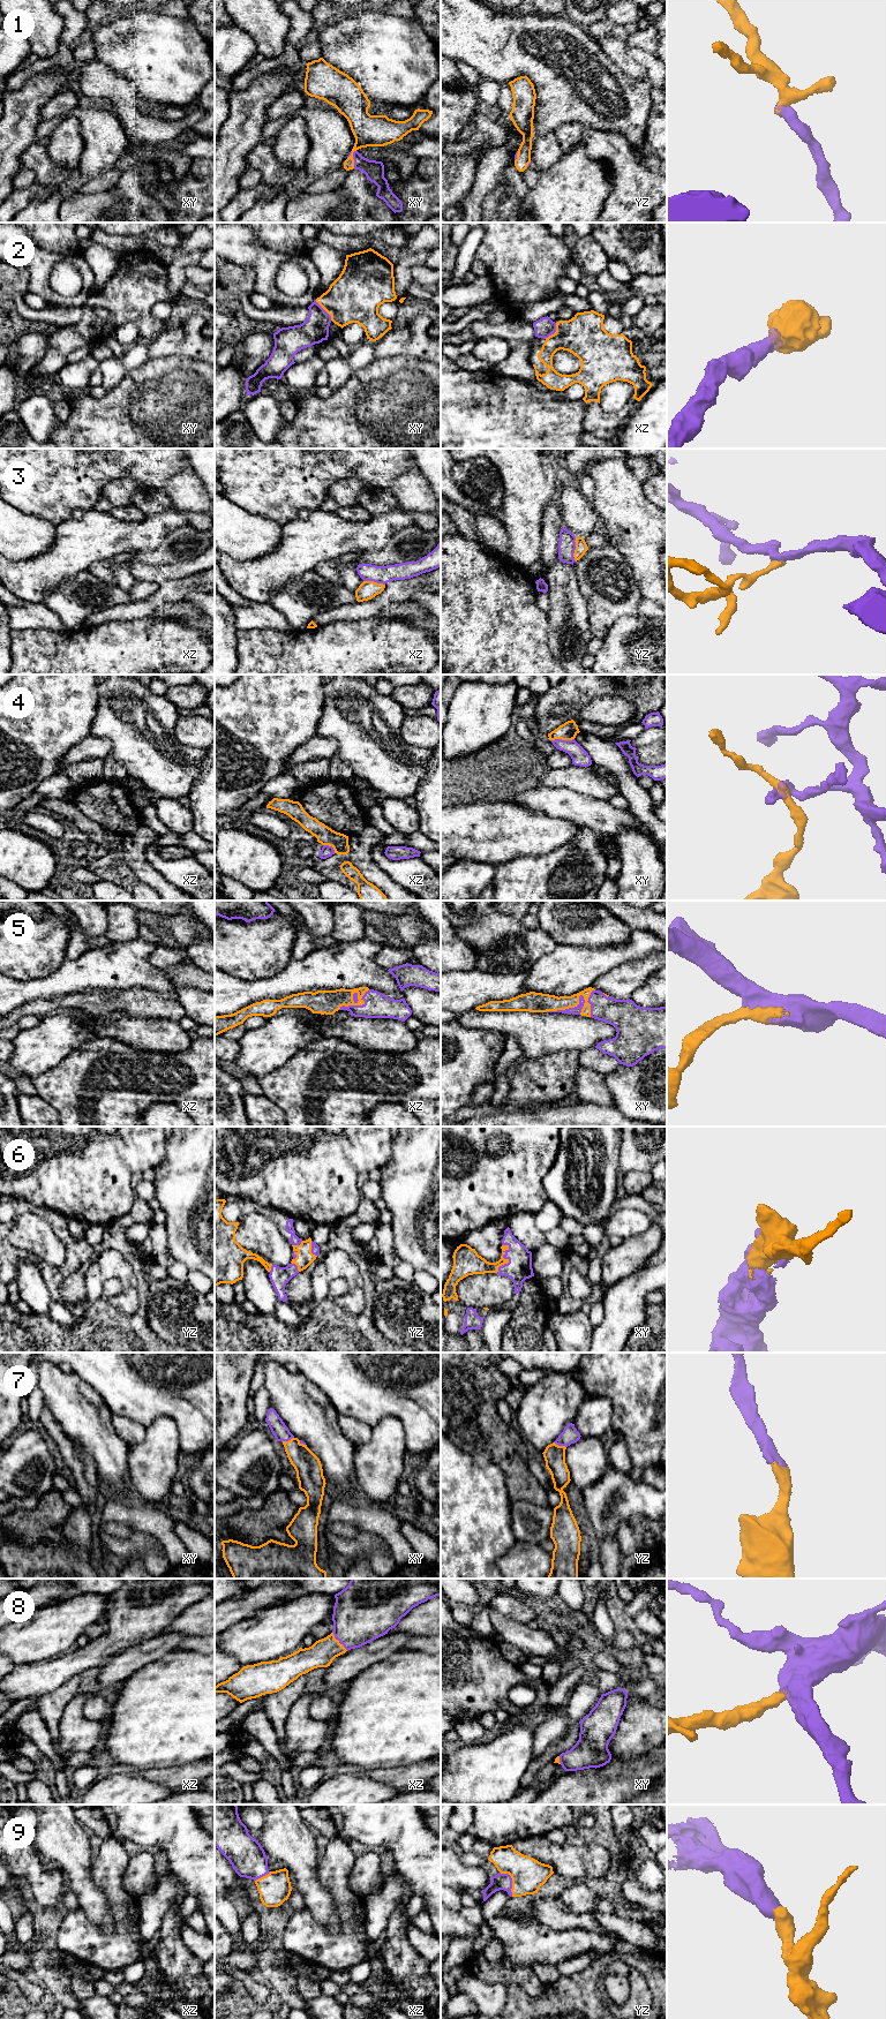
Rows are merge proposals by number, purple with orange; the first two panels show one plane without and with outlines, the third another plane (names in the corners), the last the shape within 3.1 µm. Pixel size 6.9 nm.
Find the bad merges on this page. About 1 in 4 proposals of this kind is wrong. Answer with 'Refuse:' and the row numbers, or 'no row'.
Refuse: 3, 4

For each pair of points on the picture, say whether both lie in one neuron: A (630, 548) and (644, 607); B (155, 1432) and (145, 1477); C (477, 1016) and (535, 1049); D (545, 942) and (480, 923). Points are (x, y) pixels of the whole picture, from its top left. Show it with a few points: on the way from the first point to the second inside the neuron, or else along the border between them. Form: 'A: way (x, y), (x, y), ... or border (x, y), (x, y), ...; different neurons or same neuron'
A: border (643, 597), (654, 603); different neurons
B: way (155, 1444), (155, 1461), (152, 1466); same neuron
C: way (492, 1021), (511, 1024), (522, 1034); same neuron
D: way (528, 942), (511, 942), (504, 935), (496, 935); same neuron

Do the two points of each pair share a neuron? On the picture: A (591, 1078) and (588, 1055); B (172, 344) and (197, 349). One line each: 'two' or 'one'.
A: two
B: one

